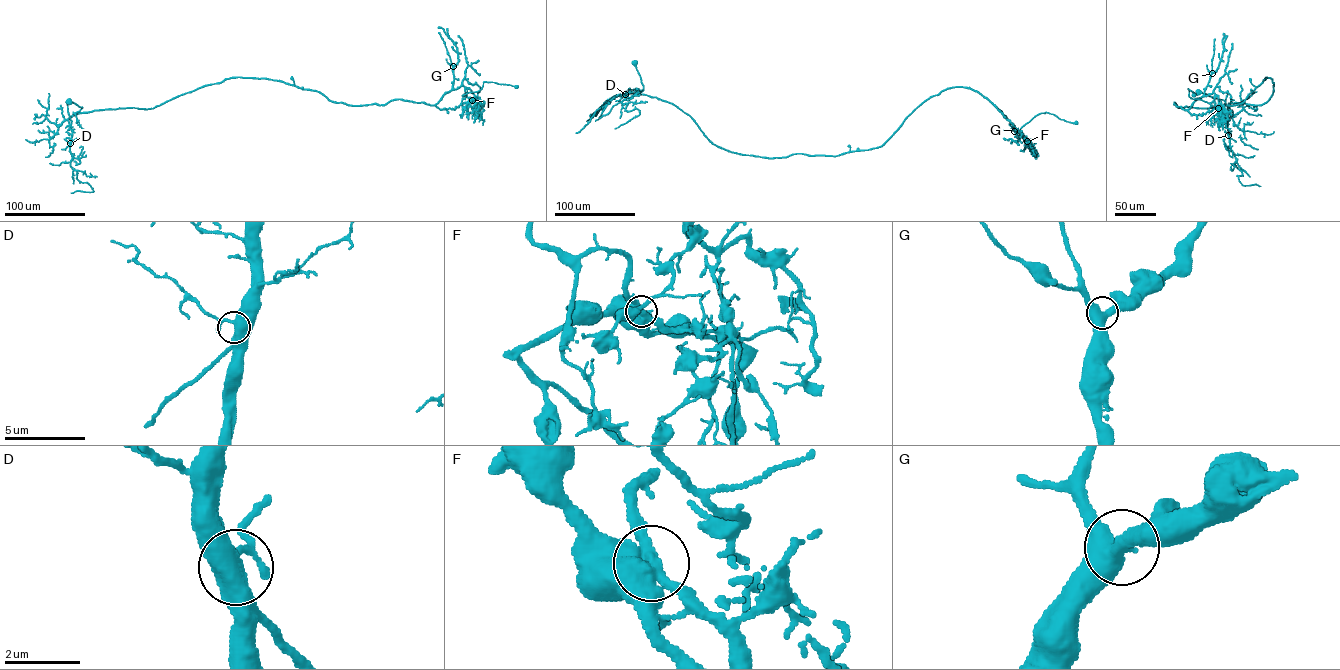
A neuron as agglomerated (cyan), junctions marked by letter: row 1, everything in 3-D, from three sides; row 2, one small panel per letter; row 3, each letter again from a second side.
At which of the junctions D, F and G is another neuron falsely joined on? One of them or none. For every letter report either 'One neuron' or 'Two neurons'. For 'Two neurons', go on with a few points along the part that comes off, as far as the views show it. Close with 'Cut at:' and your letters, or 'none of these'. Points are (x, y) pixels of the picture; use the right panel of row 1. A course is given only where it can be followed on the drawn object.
D: One neuron
F: Two neurons. Course of the part to remove: (1218, 108), (1215, 102), (1189, 97), (1188, 89), (1193, 95)
G: One neuron
Cut at: F

